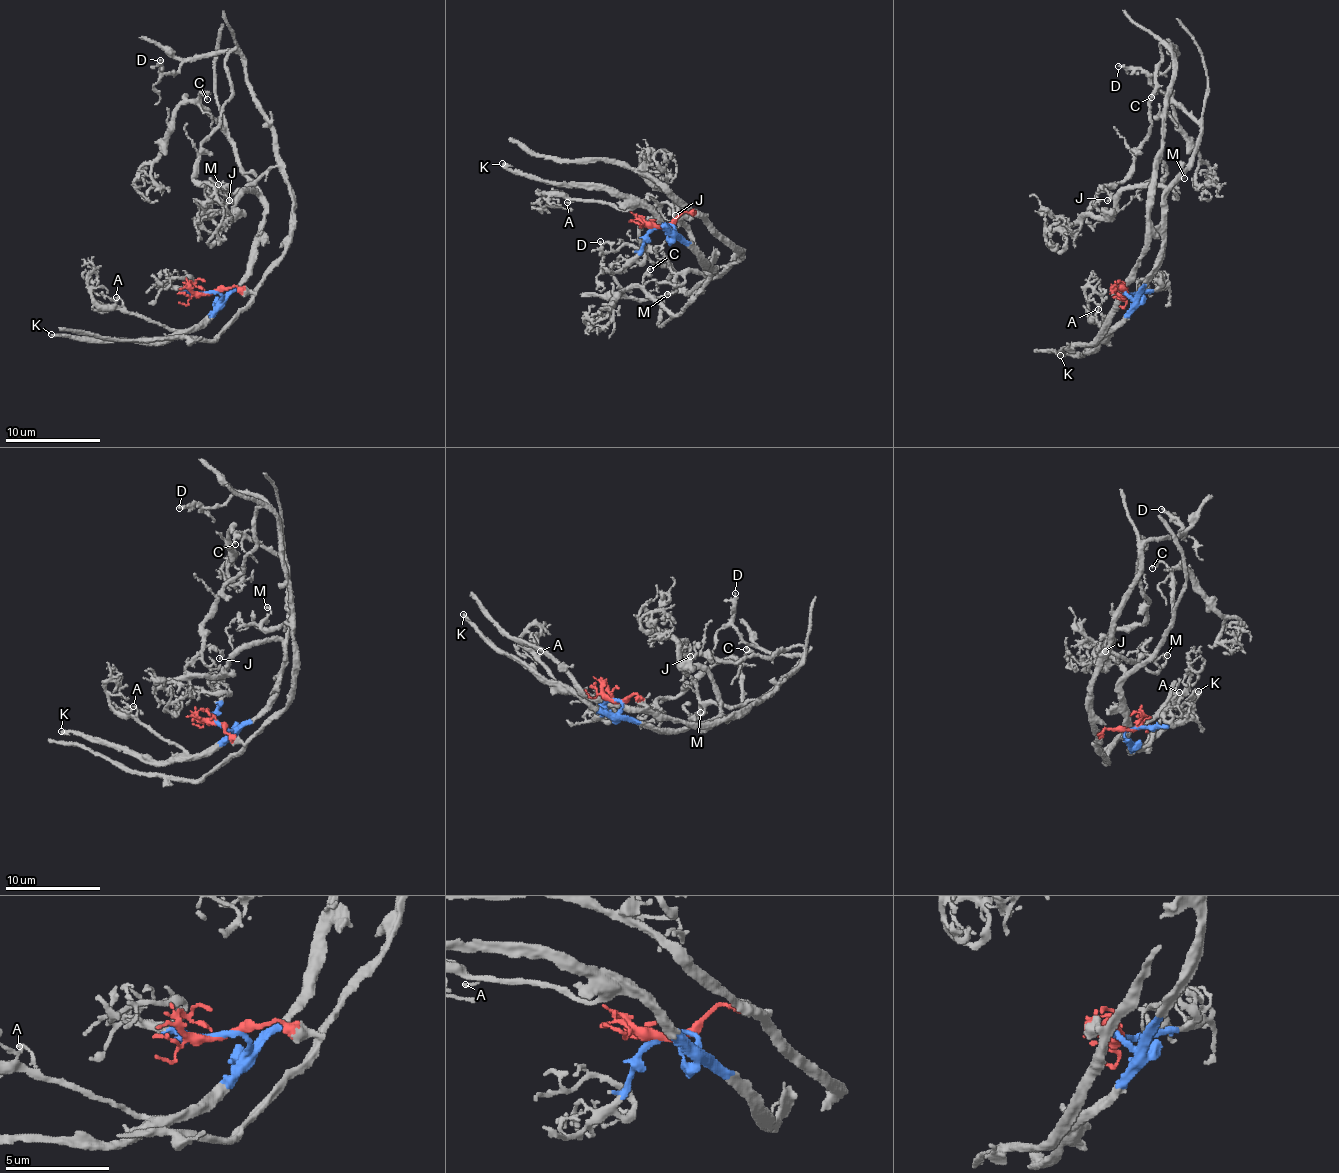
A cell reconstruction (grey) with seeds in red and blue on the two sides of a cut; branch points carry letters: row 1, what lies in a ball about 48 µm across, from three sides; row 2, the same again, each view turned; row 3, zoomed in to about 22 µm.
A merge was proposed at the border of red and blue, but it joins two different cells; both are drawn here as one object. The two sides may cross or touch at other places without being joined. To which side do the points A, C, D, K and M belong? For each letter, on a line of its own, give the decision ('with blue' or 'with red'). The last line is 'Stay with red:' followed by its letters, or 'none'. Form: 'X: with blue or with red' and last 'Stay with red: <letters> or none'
A: with blue
C: with blue
D: with red
K: with blue
M: with red
Stay with red: D, M

